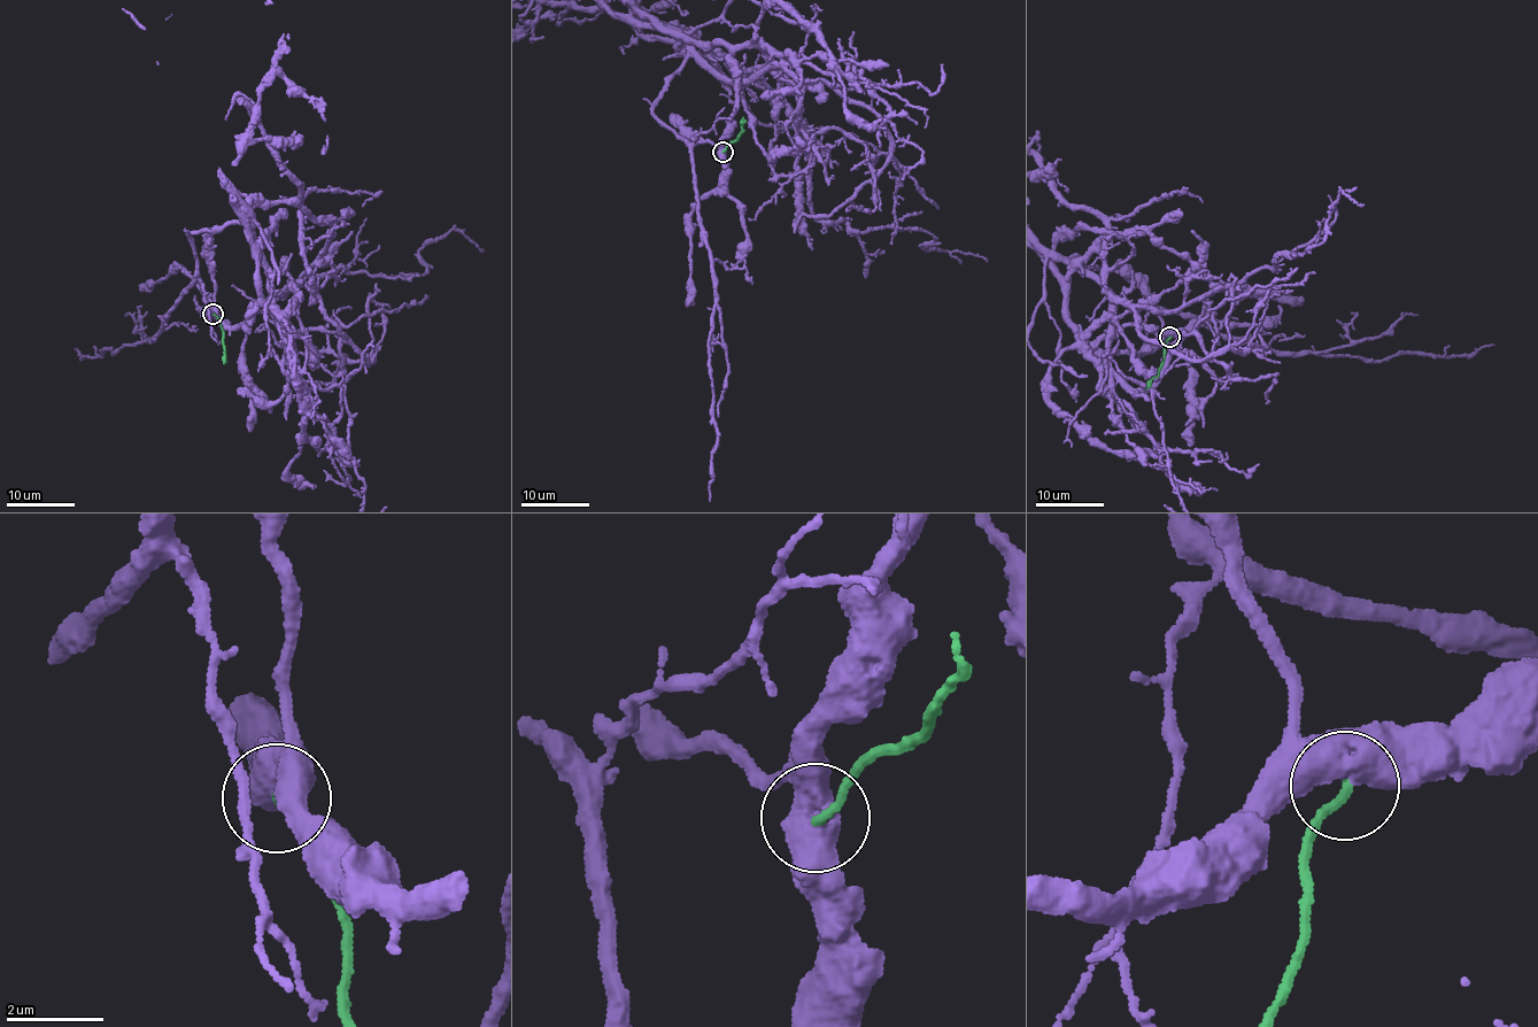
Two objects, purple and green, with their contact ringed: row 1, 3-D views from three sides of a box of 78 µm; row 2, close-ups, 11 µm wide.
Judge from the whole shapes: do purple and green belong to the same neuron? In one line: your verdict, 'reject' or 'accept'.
reject

